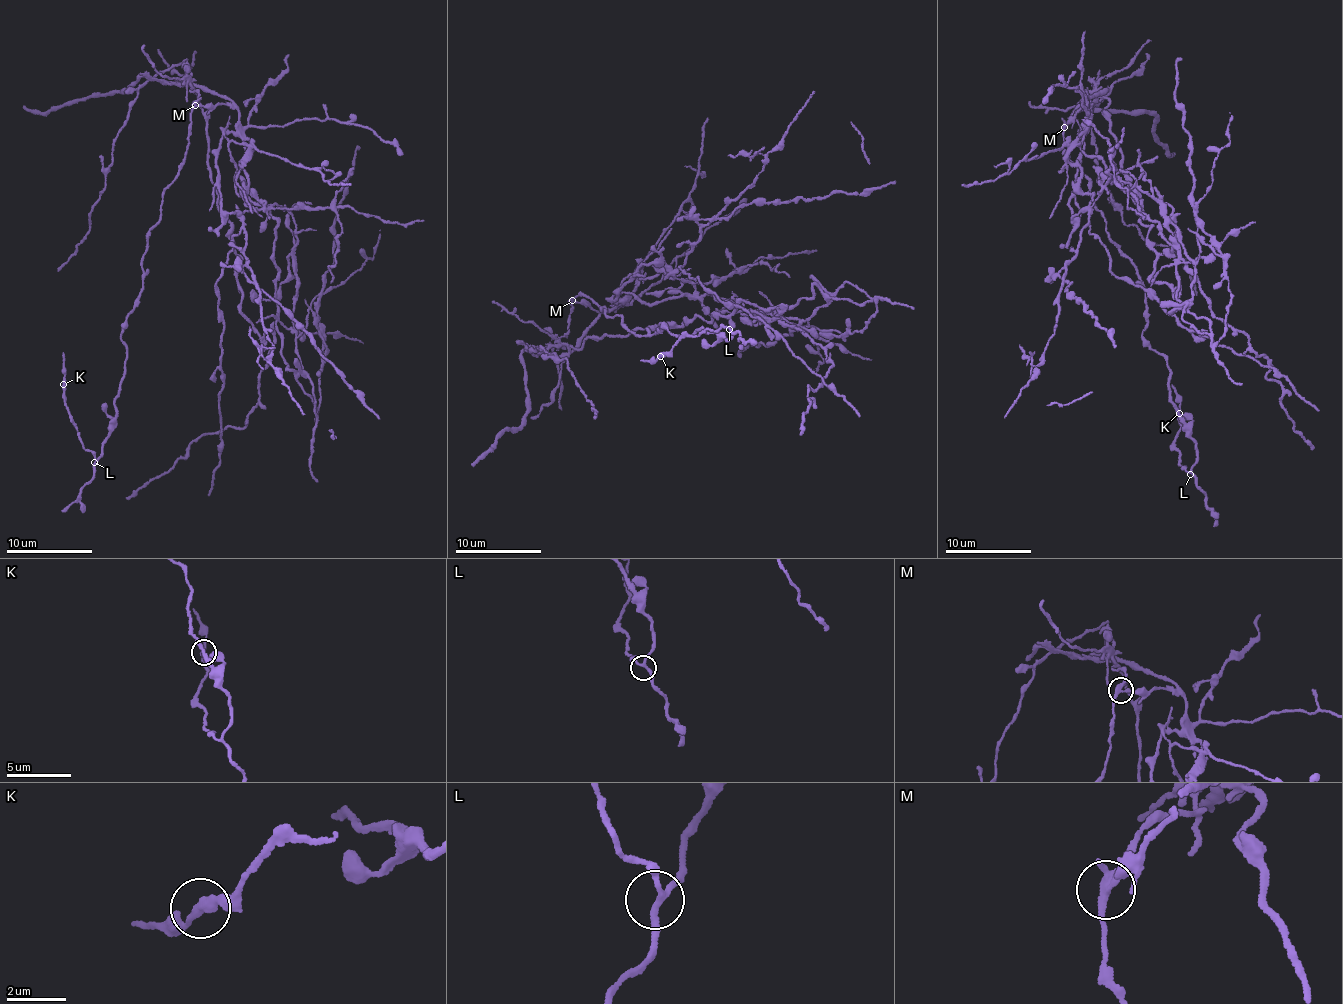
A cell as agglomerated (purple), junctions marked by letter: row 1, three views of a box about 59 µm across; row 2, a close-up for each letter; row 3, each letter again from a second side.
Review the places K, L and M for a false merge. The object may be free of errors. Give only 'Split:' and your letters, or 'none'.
Split: M

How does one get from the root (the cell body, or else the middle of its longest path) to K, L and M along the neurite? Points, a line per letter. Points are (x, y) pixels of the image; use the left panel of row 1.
K: (224, 103), (191, 110), (147, 239), (97, 459), (63, 384)
L: (224, 103), (191, 110), (186, 152), (147, 239), (139, 304), (121, 335), (124, 378), (113, 427), (94, 462)
M: (224, 103), (196, 105)

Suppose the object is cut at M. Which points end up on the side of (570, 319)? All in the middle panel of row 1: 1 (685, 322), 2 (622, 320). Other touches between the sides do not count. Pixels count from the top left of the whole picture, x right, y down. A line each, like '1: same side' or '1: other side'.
1: other side
2: same side

